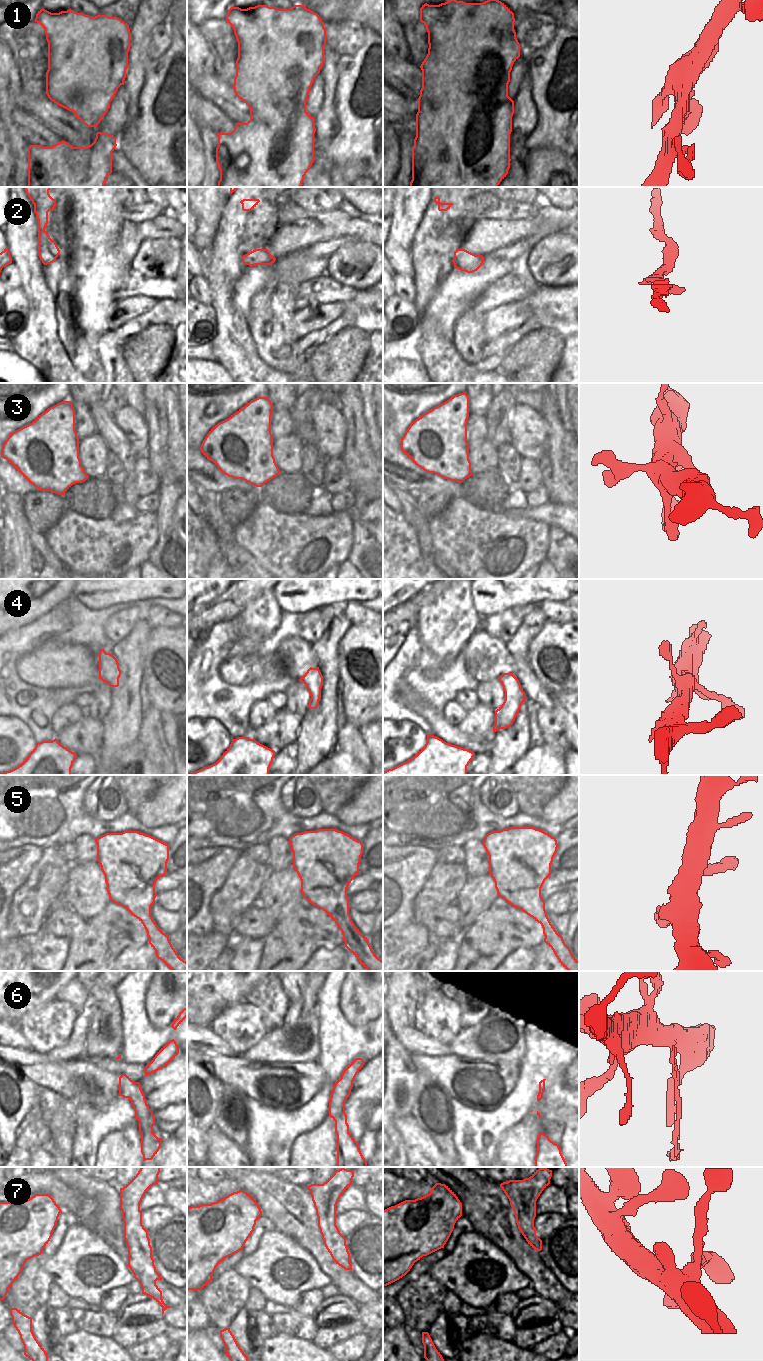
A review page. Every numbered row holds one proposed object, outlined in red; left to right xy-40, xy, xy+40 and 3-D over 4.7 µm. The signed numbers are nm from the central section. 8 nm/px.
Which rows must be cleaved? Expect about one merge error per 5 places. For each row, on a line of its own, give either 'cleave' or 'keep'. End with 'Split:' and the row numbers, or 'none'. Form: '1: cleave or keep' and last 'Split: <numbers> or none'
1: keep
2: keep
3: keep
4: keep
5: keep
6: cleave
7: keep
Split: 6

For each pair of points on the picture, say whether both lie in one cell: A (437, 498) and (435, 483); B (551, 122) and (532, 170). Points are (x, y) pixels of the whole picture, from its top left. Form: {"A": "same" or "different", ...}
{"A": "different", "B": "different"}

